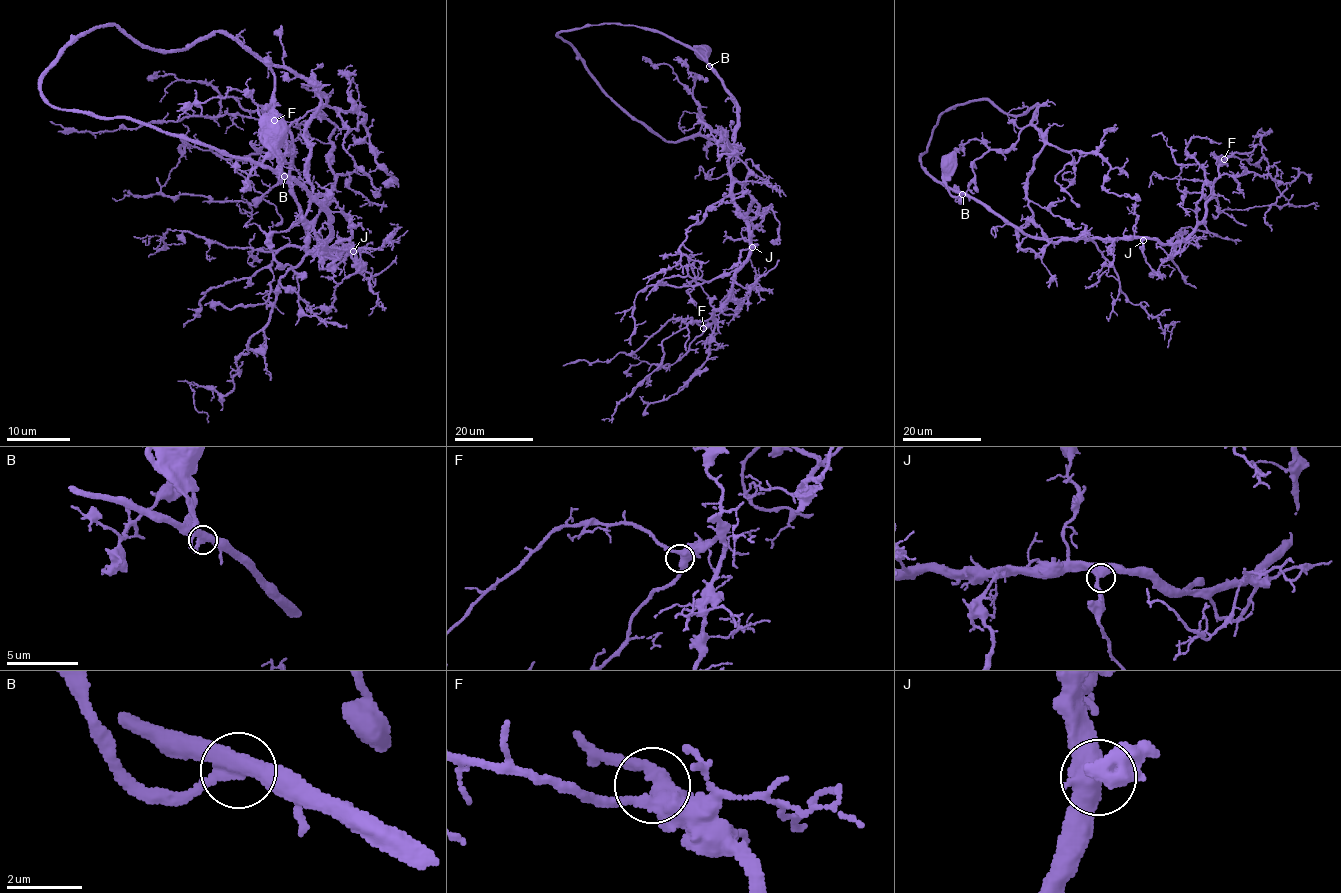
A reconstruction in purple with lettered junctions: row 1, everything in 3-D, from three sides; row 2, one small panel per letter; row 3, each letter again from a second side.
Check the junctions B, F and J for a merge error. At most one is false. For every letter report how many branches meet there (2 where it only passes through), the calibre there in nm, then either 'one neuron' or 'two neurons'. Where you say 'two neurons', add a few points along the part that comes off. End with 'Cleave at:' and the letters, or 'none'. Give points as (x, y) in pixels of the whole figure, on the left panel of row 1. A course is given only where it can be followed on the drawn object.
B: branches 3; calibre 380 nm; one neuron
F: branches 3; calibre 420 nm; one neuron
J: branches 3; calibre 420 nm; one neuron
Cleave at: none

